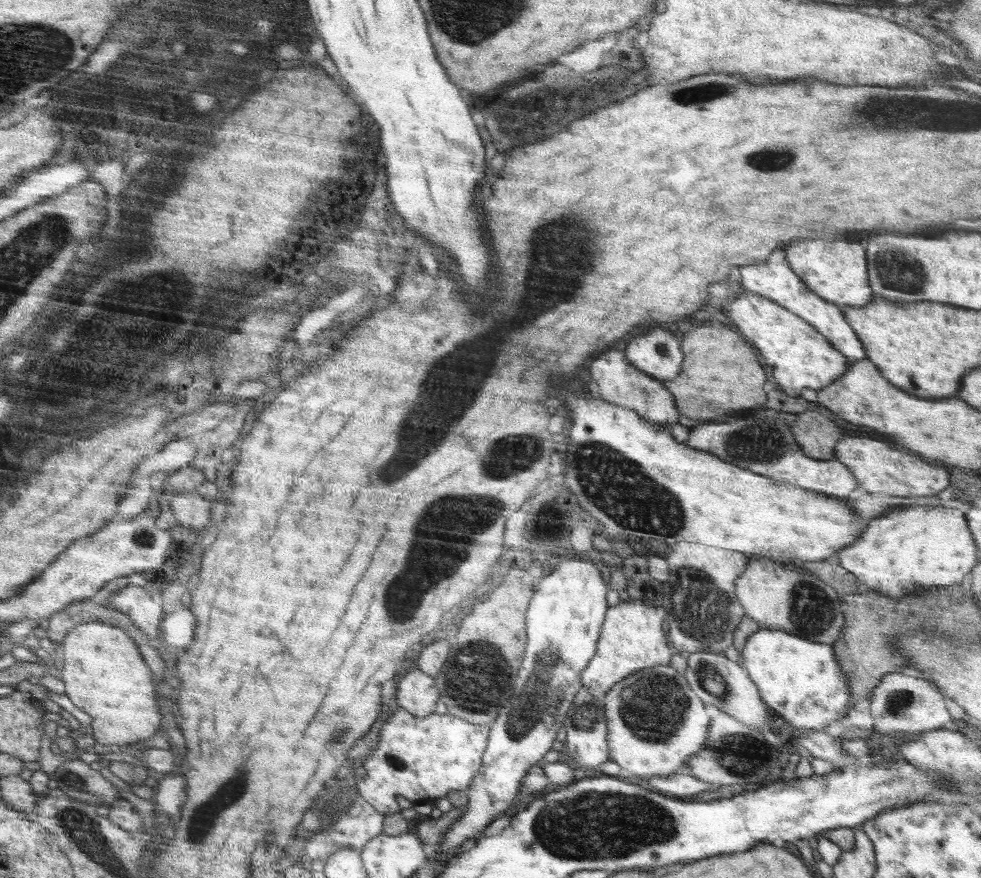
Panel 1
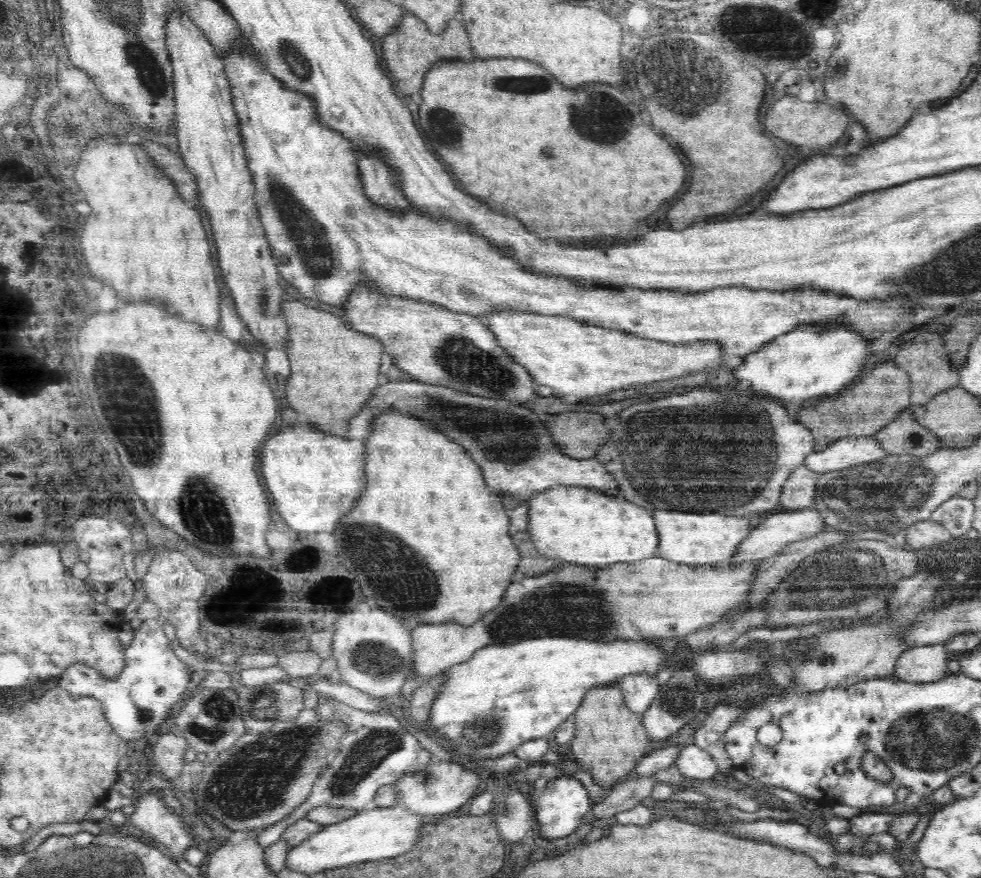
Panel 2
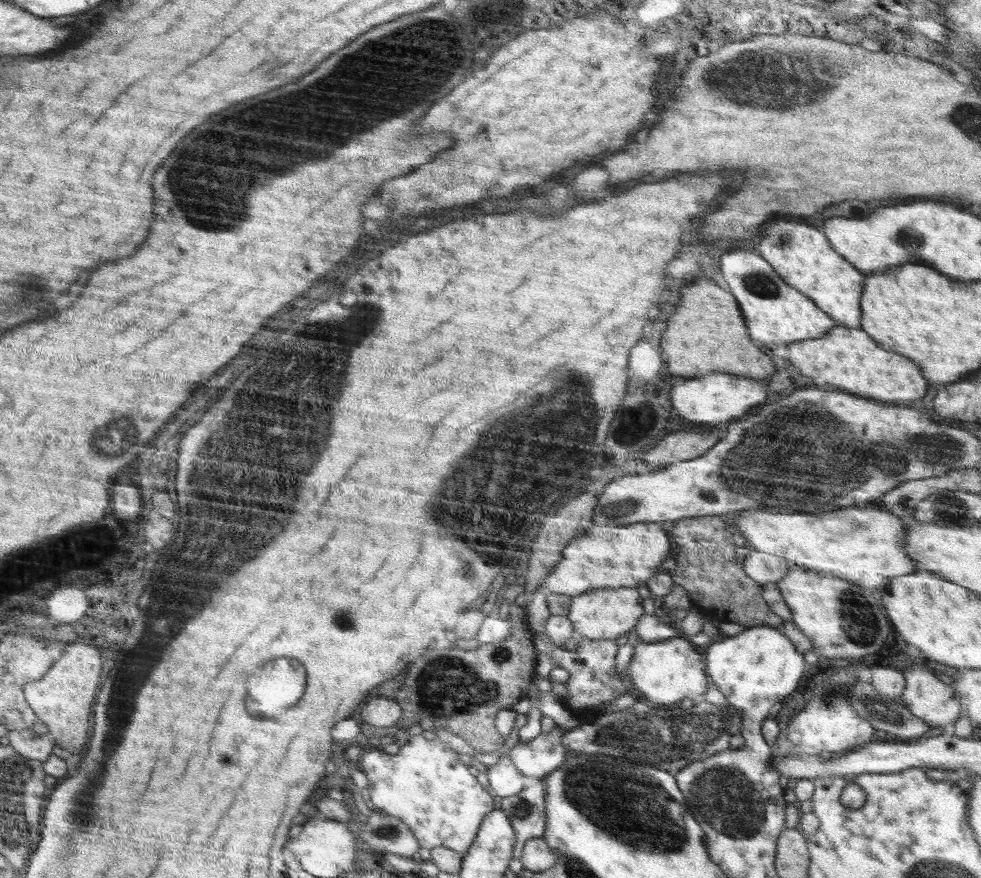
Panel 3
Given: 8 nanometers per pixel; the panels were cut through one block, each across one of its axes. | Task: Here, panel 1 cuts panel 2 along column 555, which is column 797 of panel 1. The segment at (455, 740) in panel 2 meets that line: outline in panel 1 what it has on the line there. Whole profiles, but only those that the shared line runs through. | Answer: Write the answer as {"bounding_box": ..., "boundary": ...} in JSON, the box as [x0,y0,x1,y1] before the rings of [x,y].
{"bounding_box":[739,628,852,732],"boundary":[[[764,628],[748,636],[739,652],[741,666],[783,726],[819,732],[828,724],[848,716],[852,697],[846,673],[838,665],[832,645],[792,636],[783,630]]]}

